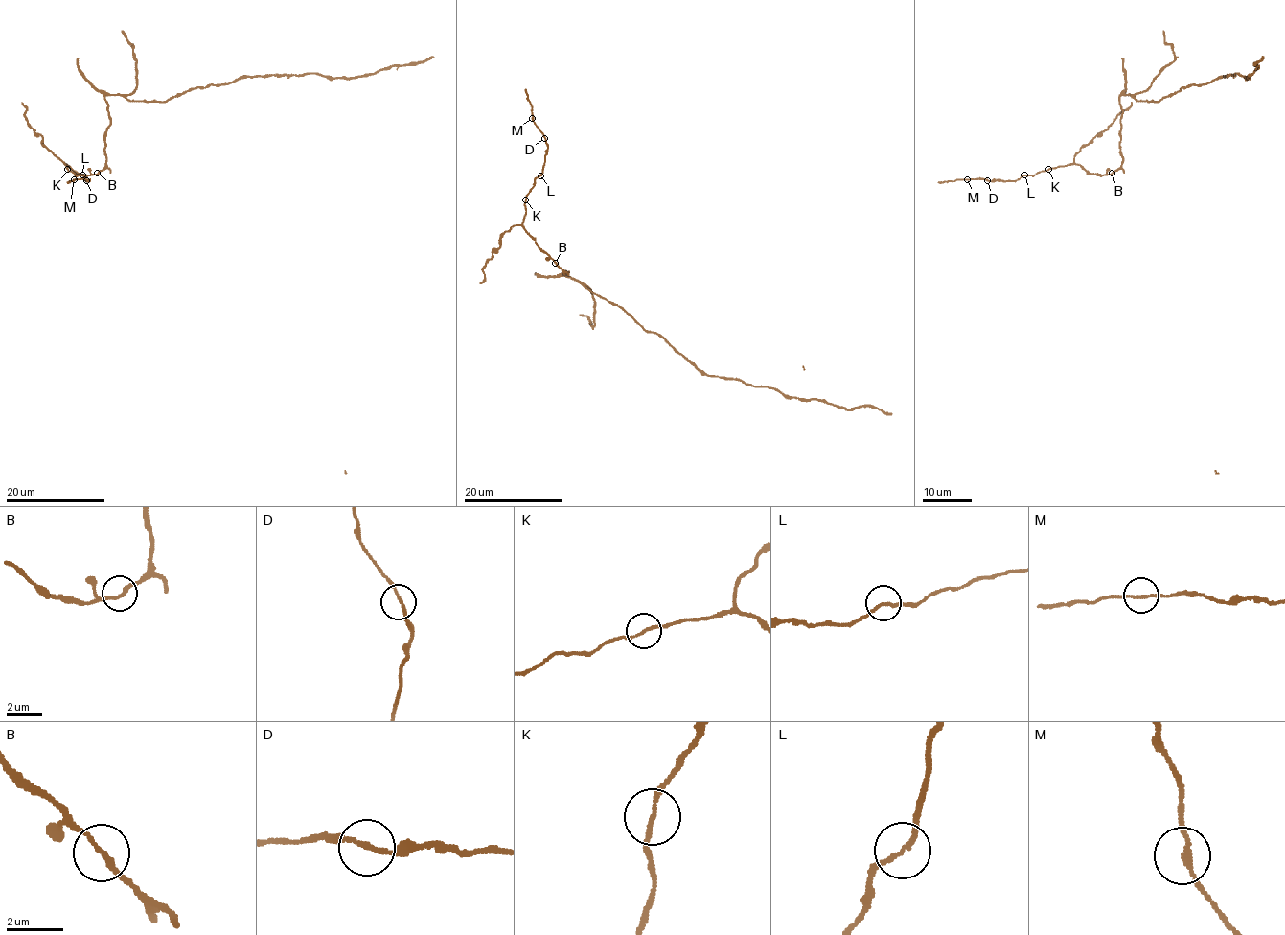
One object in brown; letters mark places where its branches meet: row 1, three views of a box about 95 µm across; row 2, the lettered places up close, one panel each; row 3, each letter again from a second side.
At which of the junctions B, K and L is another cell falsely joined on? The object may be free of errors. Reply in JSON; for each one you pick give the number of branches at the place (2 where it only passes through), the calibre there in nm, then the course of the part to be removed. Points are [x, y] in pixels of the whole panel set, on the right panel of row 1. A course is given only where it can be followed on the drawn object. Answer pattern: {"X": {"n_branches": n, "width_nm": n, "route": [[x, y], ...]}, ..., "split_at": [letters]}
{"split_at": []}

